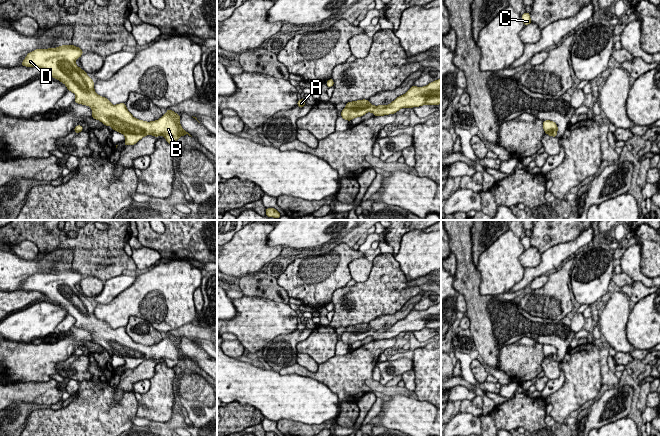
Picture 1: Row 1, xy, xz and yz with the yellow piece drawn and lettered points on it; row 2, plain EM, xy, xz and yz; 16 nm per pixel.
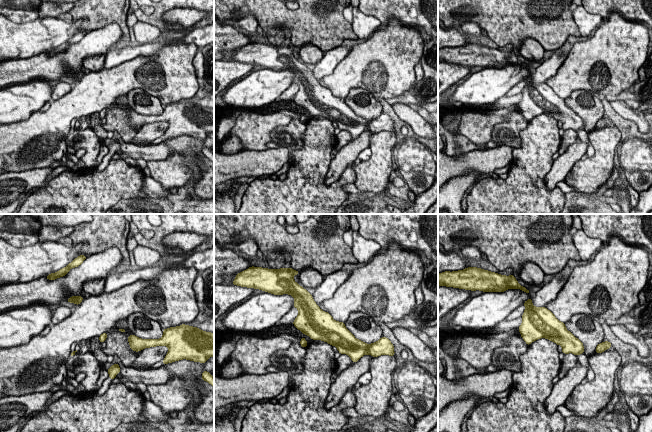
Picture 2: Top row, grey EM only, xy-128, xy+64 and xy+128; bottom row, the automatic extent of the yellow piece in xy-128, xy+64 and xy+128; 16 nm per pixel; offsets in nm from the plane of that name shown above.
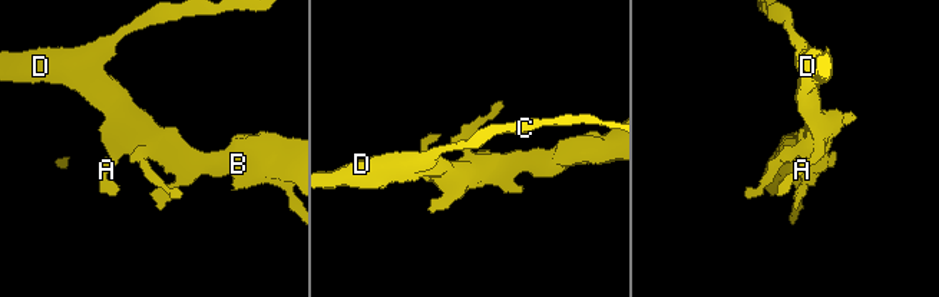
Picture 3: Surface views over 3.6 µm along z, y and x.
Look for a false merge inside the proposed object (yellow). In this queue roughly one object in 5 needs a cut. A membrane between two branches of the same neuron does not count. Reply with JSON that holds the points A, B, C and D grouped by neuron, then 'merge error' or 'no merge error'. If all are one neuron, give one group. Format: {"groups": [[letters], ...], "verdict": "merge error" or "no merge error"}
{"groups": [["A", "B", "C", "D"]], "verdict": "no merge error"}

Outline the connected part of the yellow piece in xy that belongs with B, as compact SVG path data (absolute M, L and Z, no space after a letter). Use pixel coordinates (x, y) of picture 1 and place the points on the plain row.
M72 268L35 273L27 278L20 289L41 292L64 307L76 319L74 326L91 331L91 342L101 345L105 350L111 350L114 355L125 360L124 370L134 369L146 359L163 359L168 368L175 368L180 360L191 360L181 351L180 339L170 333L160 343L146 346L134 342L125 327L112 329L106 321L97 319L94 314L95 306L75 287L83 277Z

